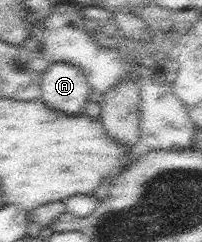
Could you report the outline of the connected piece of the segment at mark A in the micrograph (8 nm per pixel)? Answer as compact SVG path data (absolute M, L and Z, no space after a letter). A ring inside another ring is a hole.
M50 62L40 84L40 93L39 99L45 107L65 115L77 115L85 111L91 91L85 75L75 65Z

